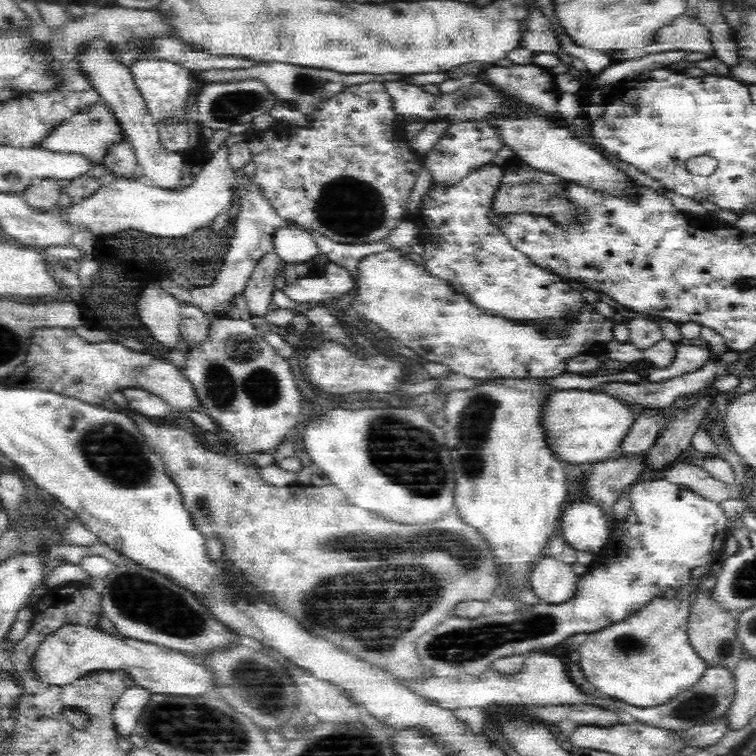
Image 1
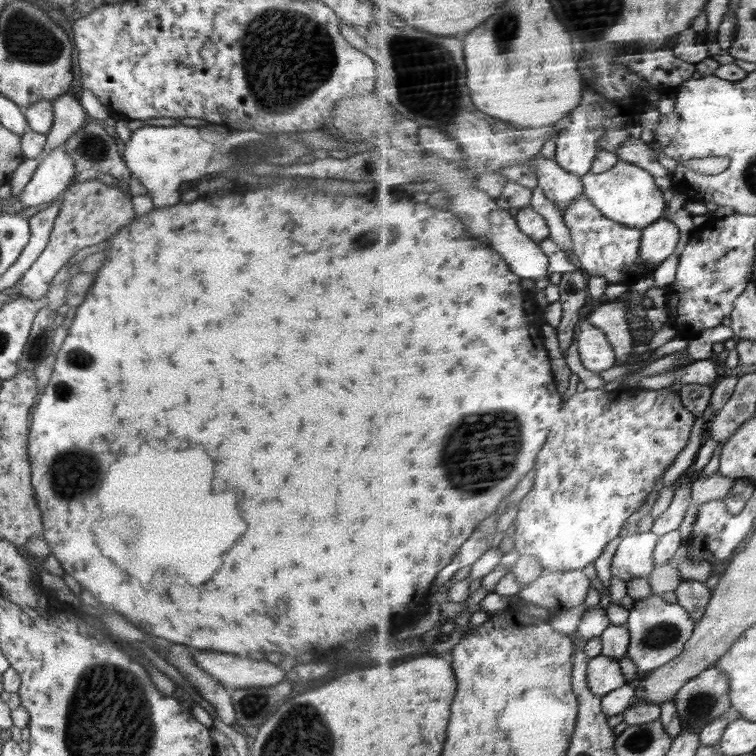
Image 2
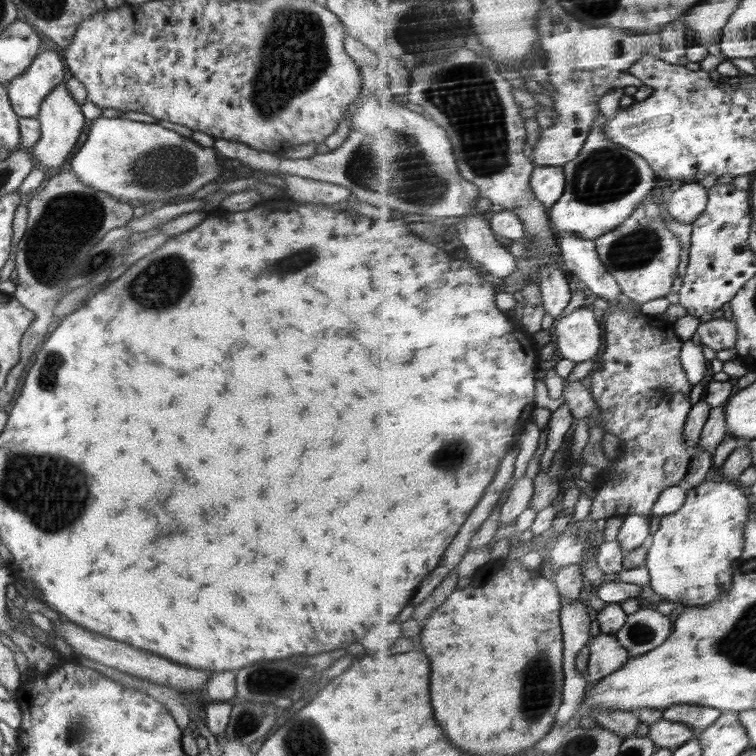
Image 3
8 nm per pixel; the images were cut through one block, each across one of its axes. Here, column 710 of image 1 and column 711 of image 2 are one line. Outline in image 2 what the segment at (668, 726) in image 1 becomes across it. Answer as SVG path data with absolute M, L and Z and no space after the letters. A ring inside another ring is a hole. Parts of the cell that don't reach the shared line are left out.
M720 667L709 668L693 678L674 700L683 727L702 732L719 716L734 711L731 692L730 677Z

